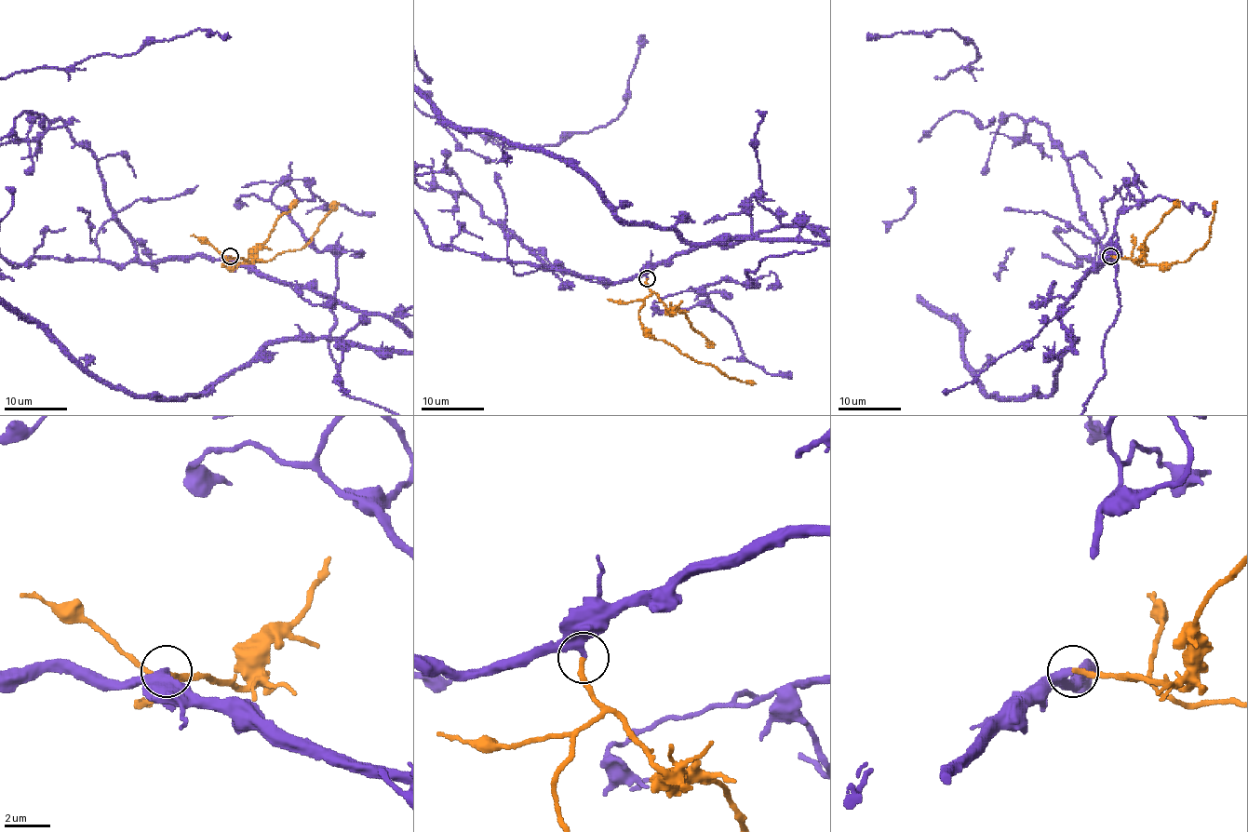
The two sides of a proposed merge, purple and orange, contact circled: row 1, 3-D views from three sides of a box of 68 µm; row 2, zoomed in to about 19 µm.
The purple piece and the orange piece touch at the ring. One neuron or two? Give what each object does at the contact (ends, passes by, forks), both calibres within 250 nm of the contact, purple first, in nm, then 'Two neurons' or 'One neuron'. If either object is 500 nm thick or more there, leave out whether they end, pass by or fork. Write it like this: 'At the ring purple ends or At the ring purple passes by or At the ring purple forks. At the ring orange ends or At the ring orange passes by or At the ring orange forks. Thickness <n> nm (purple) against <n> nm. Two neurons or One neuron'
At the ring purple ends. At the ring orange ends. Thickness 380 nm (purple) against 240 nm. One neuron

